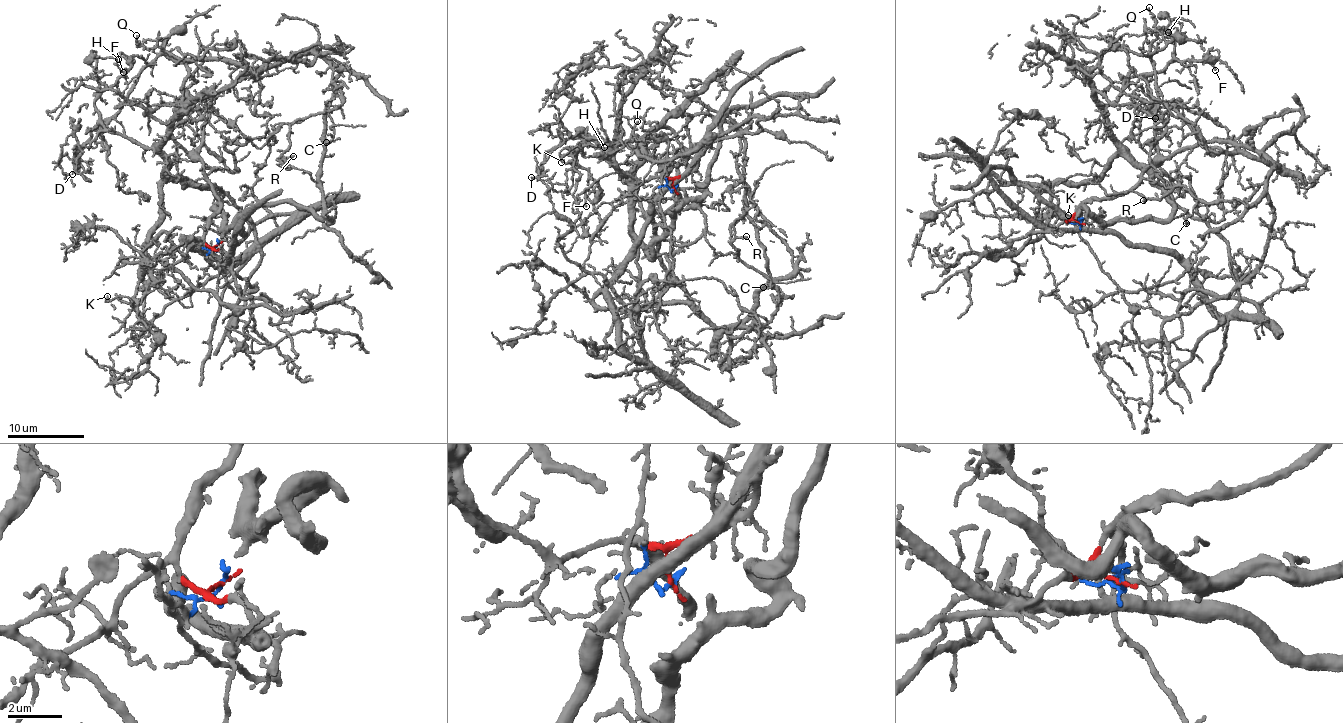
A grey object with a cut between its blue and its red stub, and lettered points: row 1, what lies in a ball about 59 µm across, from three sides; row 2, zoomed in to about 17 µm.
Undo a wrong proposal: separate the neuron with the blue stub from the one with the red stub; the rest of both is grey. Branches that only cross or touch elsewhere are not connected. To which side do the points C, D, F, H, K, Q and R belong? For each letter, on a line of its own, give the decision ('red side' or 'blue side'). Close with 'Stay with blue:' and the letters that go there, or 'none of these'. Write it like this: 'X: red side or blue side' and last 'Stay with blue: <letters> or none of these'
C: red side
D: blue side
F: blue side
H: blue side
K: red side
Q: blue side
R: red side
Stay with blue: D, F, H, Q

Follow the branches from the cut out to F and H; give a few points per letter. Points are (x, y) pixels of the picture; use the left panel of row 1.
F: (218, 244), (147, 255), (166, 159), (110, 132), (94, 103), (129, 67), (124, 57), (123, 73)
H: (218, 244), (147, 255), (166, 168), (164, 155), (110, 132), (94, 104), (97, 59), (118, 60)

